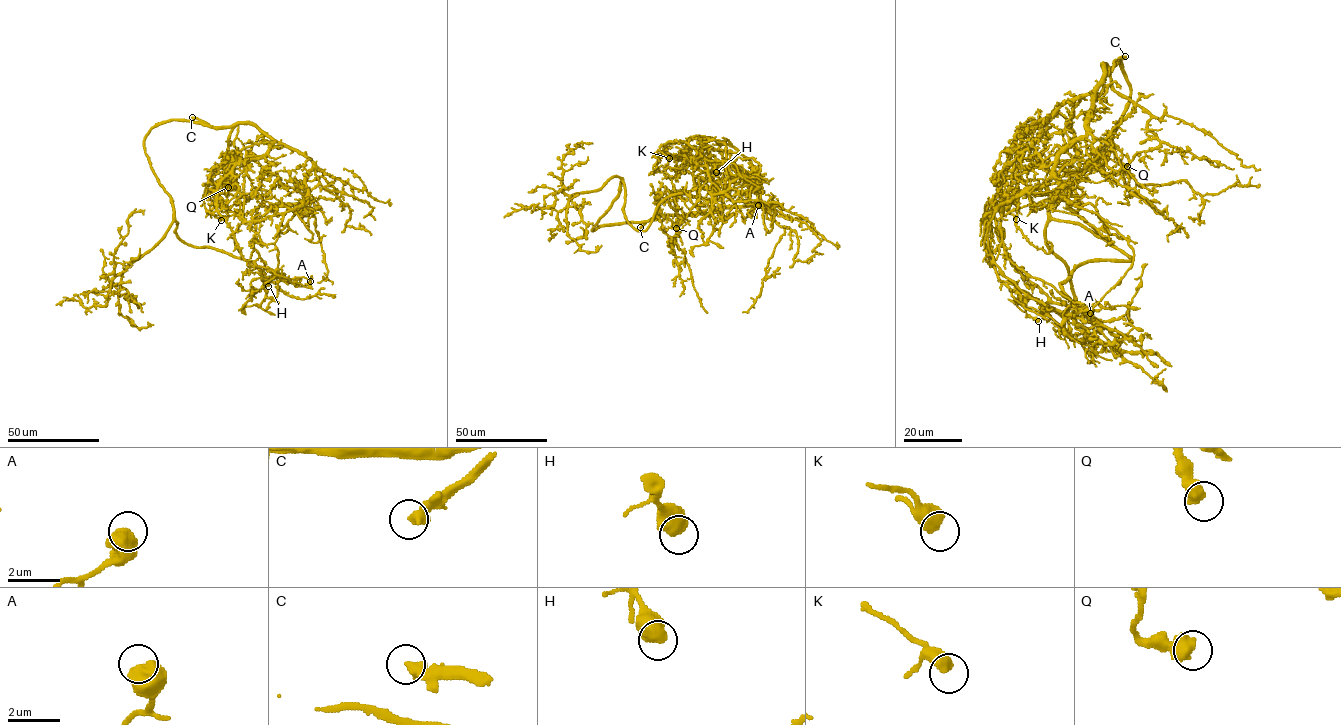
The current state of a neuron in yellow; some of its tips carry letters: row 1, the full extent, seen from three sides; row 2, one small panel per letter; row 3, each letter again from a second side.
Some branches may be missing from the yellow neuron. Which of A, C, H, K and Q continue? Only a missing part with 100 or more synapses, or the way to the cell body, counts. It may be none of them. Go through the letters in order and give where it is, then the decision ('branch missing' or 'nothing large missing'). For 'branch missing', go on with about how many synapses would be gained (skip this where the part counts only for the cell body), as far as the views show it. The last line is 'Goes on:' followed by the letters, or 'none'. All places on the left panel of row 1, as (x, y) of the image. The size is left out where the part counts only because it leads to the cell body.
A: (310, 281) | nothing large missing
C: (192, 117) | branch missing
H: (268, 286) | nothing large missing
K: (221, 220) | nothing large missing
Q: (228, 187) | nothing large missing
Goes on: C

